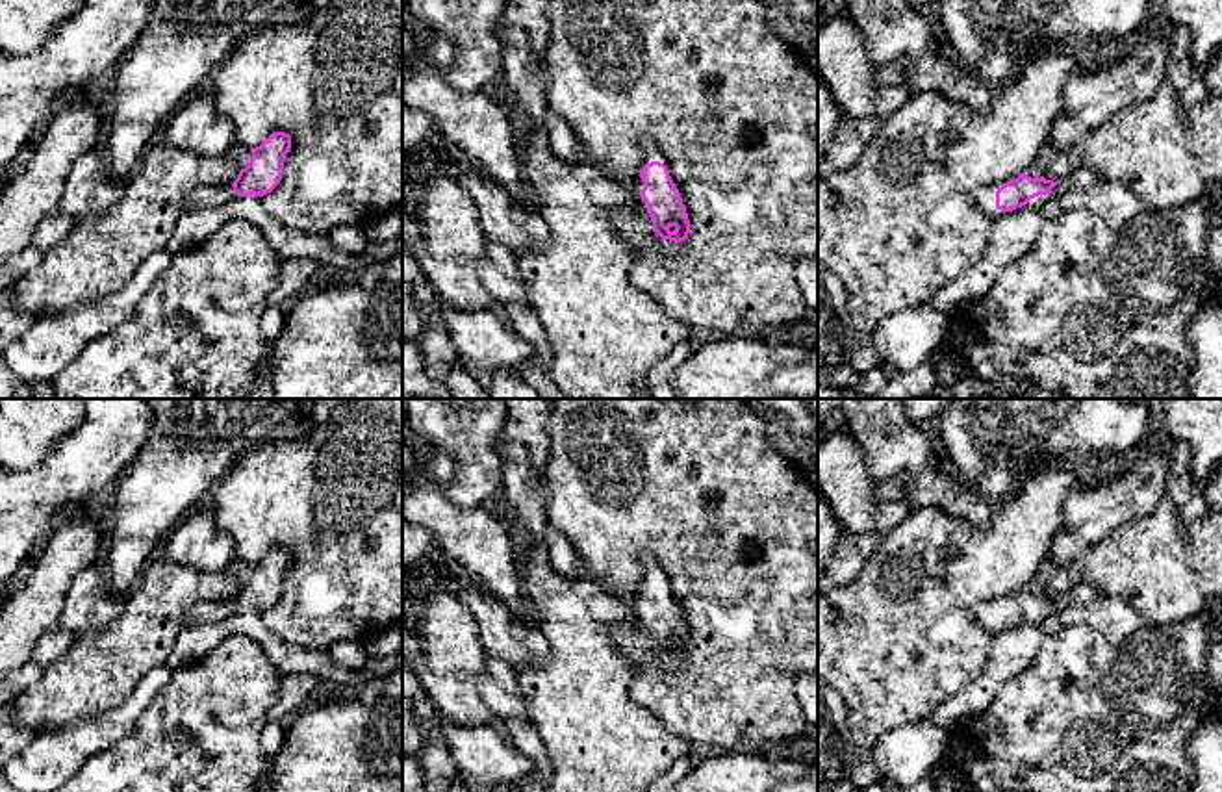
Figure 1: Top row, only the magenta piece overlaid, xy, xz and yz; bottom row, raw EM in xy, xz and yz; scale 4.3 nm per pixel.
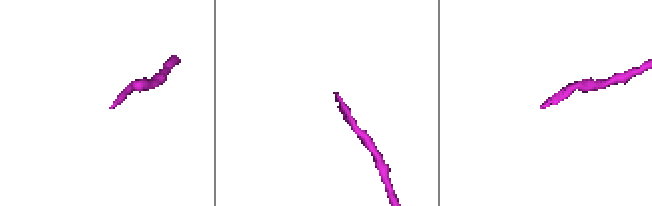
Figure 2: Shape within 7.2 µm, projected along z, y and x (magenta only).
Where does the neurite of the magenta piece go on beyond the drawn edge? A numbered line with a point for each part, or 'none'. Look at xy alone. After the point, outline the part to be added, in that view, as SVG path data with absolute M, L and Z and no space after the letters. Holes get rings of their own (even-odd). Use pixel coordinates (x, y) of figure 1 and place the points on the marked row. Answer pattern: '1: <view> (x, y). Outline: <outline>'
1: xy (206, 195). Outline: M200 185L184 202L184 208L213 208L223 206L235 198L235 191L230 185Z

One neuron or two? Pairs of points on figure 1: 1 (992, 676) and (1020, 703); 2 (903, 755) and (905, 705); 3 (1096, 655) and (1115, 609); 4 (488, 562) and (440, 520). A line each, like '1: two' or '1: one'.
1: two
2: two
3: two
4: one

